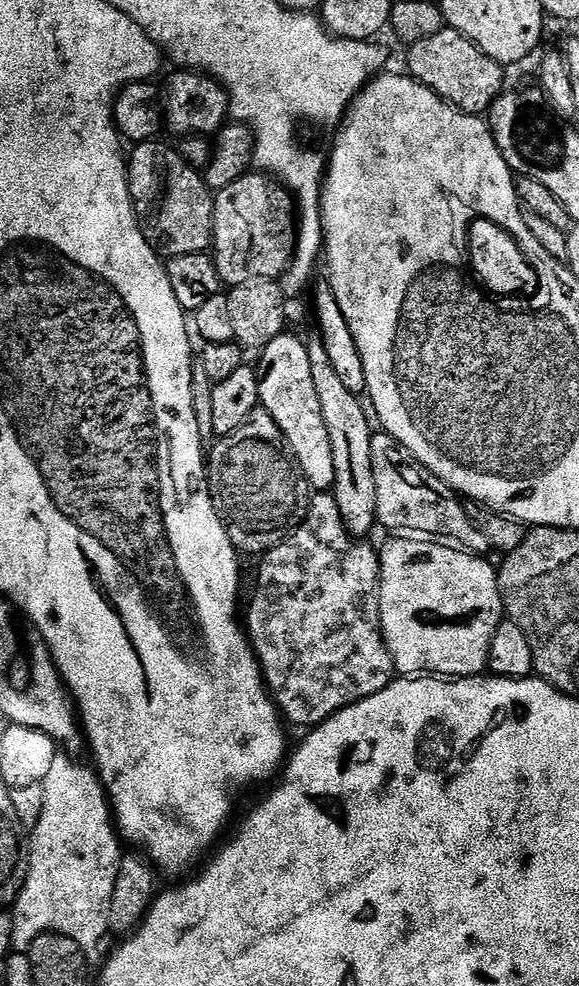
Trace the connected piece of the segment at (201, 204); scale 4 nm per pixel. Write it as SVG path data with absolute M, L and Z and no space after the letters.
M145 140L137 143L130 152L128 165L128 189L132 206L136 209L136 219L144 229L144 237L157 256L171 258L208 252L212 246L212 231L214 230L214 194L206 186L203 175L192 168L181 157L175 147L167 148L156 140Z

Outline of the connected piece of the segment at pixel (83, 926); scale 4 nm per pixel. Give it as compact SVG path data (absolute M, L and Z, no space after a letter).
M58 754L43 782L46 807L42 809L42 818L38 818L38 826L31 829L26 882L11 909L14 918L12 947L16 950L28 949L34 938L47 932L66 934L66 938L74 938L74 942L92 950L110 932L110 902L114 898L114 882L118 882L122 840L114 823L112 805L108 803L108 793L99 775L91 767L83 768L71 759L75 760L71 755Z

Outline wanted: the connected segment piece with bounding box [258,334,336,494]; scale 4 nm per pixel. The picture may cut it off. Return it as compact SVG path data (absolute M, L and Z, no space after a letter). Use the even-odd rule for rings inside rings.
M283 334L264 347L259 356L261 405L274 418L274 422L278 422L296 465L312 489L320 494L335 489L334 450L330 450L330 434L326 434L318 390L314 390L314 374L310 374L307 343L296 336Z

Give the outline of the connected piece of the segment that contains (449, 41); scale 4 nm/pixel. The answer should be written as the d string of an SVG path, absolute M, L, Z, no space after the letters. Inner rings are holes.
M446 26L423 42L414 42L407 52L407 75L441 96L452 107L469 112L472 116L483 117L501 92L505 91L505 69L485 54L473 40L453 28Z

